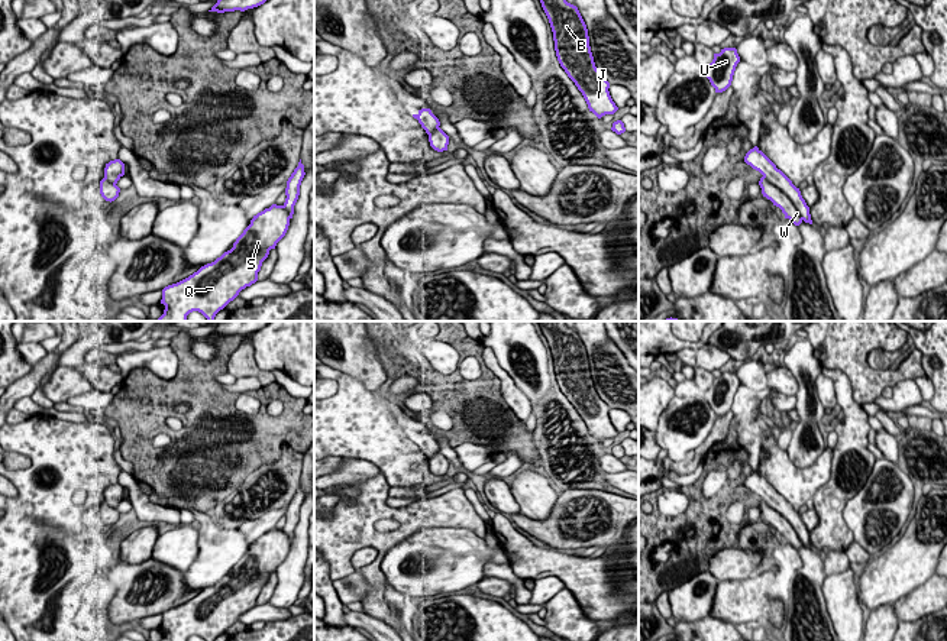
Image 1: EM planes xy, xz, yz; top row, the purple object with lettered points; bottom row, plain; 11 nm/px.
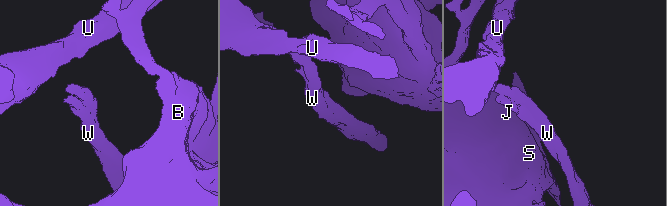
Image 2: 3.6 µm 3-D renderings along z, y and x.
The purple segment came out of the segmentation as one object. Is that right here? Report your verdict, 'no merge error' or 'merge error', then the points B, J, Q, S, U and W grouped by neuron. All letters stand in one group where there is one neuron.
no merge error; groups B J Q S U W

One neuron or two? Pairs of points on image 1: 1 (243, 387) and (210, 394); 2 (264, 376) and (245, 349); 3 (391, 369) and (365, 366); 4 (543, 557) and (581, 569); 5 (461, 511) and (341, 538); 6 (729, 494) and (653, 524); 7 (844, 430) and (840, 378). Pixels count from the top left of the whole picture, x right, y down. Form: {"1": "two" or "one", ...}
{"1": "two", "2": "one", "3": "two", "4": "one", "5": "one", "6": "one", "7": "one"}

